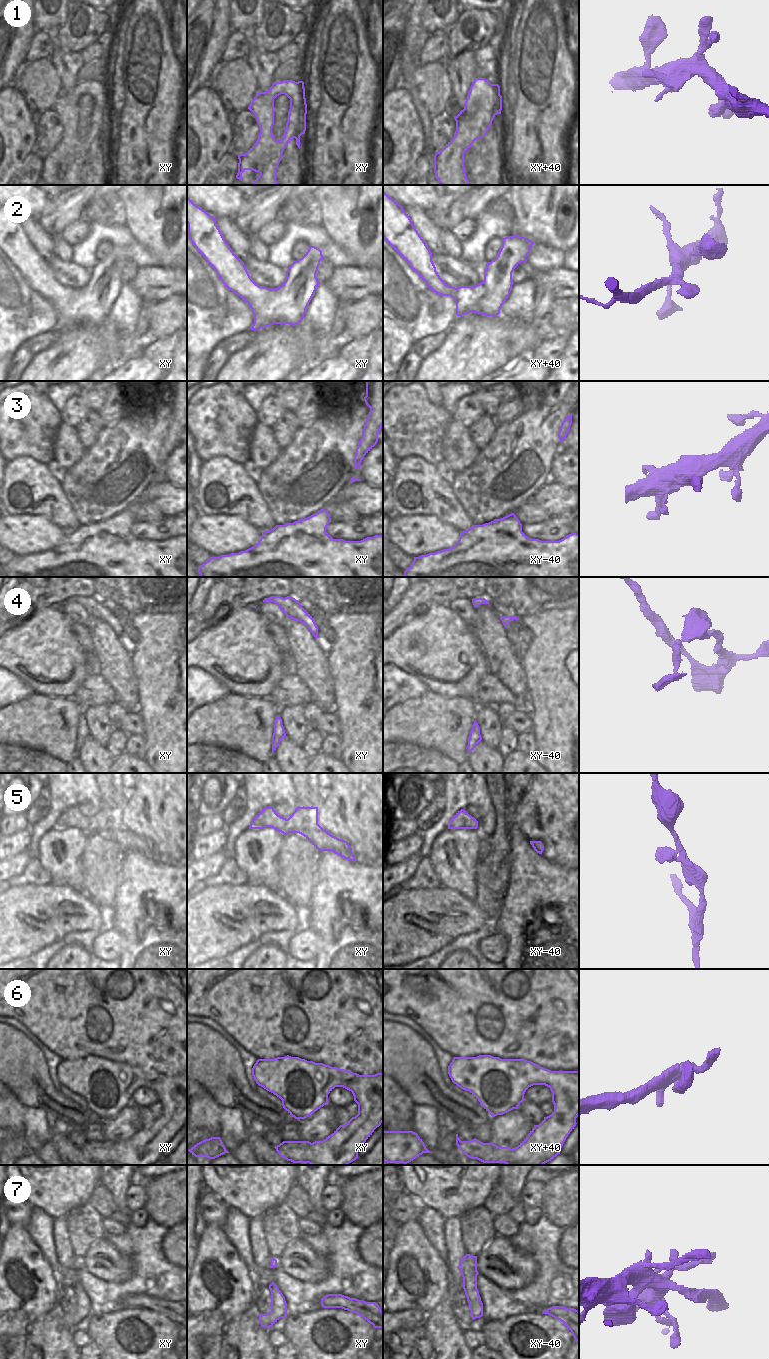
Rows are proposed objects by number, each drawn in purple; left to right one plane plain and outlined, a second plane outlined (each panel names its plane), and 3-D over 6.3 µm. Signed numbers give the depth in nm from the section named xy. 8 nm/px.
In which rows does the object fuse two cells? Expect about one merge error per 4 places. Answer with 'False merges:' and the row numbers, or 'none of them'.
False merges: none of them

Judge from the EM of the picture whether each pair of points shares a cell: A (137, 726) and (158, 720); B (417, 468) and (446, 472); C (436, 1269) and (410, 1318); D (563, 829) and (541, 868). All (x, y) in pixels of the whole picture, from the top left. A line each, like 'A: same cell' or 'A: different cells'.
A: different cells
B: different cells
C: different cells
D: different cells

